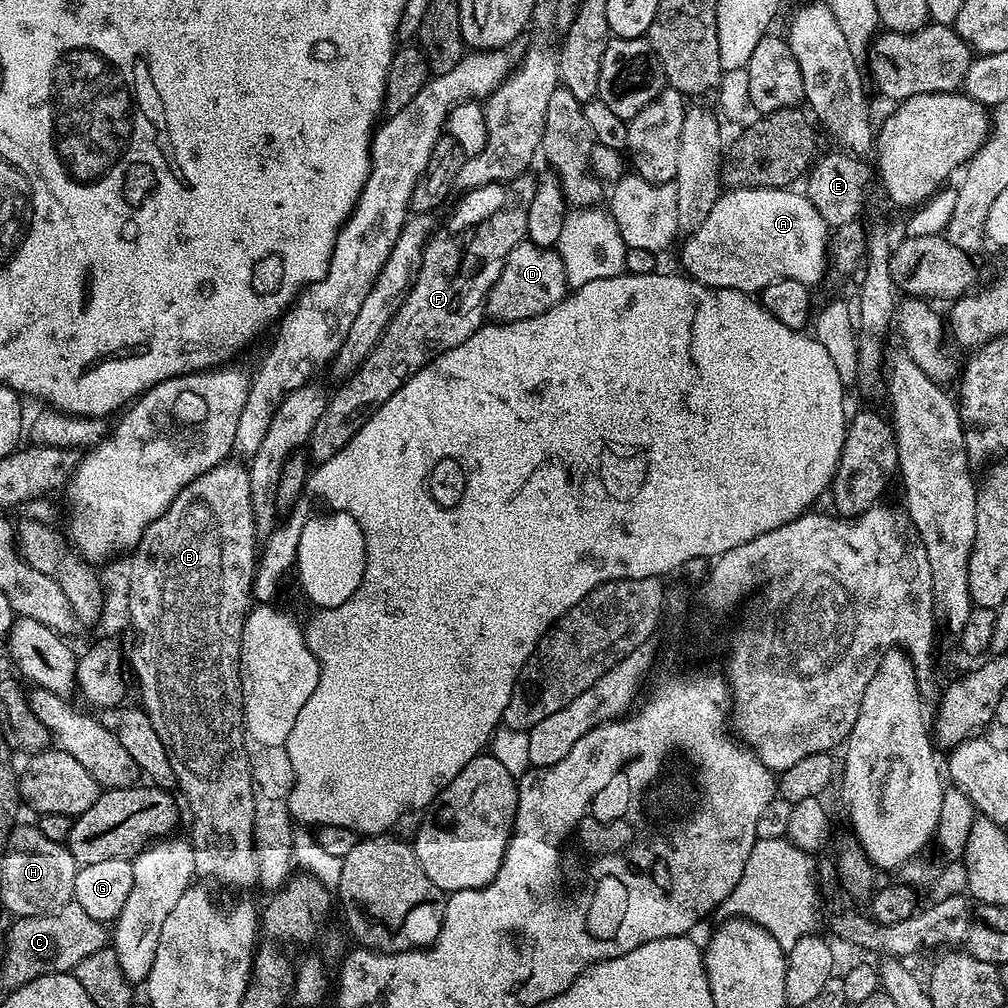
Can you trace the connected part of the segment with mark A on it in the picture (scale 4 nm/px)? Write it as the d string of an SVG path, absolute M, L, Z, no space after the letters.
M732 188L714 202L714 210L706 214L706 222L687 237L680 252L680 264L685 273L699 284L711 288L729 288L749 294L759 294L766 286L779 280L793 280L815 286L830 268L830 229L814 210L803 191L786 188Z

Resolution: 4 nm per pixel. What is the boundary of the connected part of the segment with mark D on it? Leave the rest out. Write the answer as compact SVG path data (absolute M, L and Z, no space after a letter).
M521 242L518 246L514 246L514 250L510 250L510 254L504 259L500 277L488 292L486 316L489 321L506 324L534 318L561 304L569 292L566 270L562 266L559 252Z

